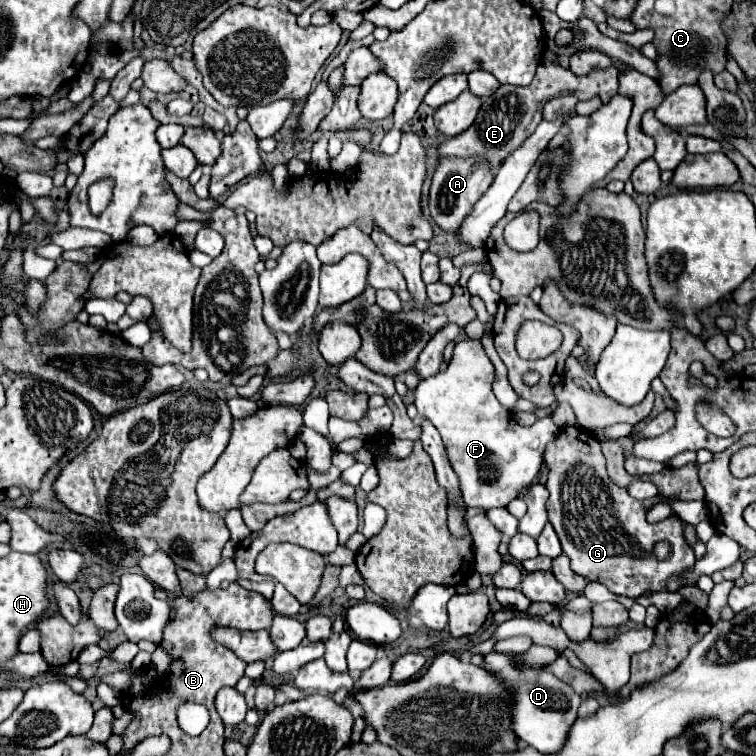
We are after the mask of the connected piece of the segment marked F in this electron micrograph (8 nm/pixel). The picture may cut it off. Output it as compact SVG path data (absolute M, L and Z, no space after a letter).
M462 340L454 346L452 360L444 372L422 380L416 388L418 418L428 418L442 436L448 460L460 478L460 490L468 508L502 508L518 498L538 476L544 452L560 428L552 418L532 426L520 426L492 392L494 366L480 340Z

